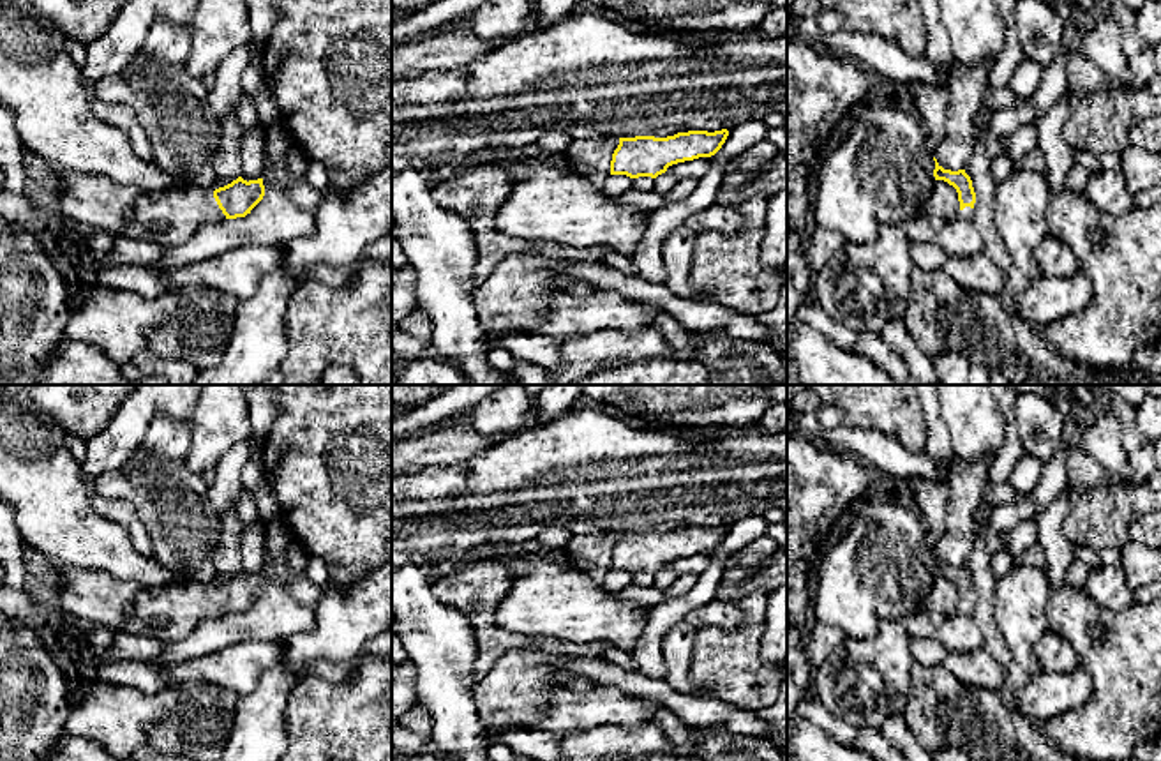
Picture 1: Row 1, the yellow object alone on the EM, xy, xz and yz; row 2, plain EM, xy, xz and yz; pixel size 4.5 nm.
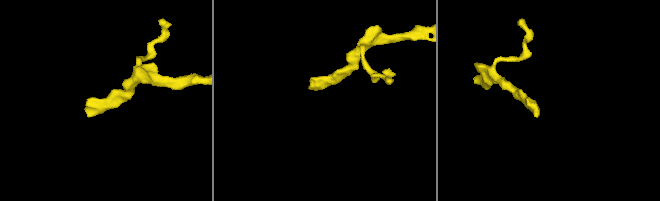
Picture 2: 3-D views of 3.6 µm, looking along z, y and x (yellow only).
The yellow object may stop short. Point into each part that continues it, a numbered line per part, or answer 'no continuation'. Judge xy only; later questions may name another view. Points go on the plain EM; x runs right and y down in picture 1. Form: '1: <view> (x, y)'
1: xy (172, 611)

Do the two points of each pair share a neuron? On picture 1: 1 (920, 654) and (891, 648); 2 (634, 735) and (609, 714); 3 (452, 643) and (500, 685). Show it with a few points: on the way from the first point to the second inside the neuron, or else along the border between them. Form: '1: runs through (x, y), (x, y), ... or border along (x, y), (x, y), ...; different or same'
1: border along (909, 640), (909, 654), (914, 663); different
2: border along (650, 719), (629, 724), (602, 724), (581, 731); different
3: border along (471, 687), (477, 717), (484, 728); different

